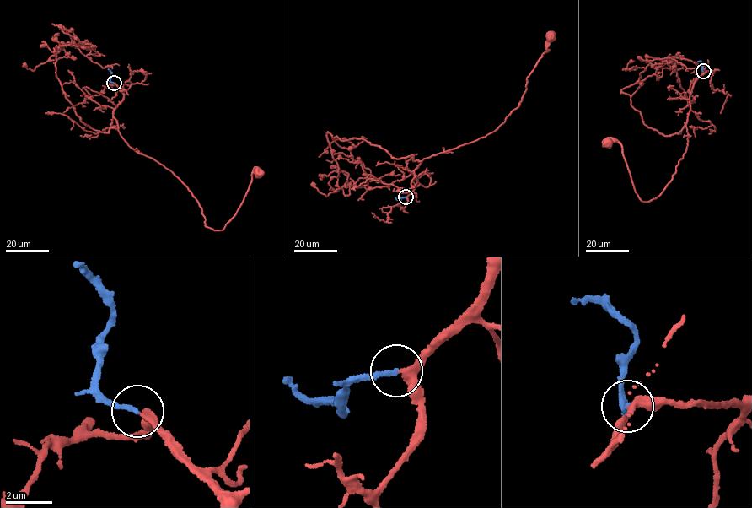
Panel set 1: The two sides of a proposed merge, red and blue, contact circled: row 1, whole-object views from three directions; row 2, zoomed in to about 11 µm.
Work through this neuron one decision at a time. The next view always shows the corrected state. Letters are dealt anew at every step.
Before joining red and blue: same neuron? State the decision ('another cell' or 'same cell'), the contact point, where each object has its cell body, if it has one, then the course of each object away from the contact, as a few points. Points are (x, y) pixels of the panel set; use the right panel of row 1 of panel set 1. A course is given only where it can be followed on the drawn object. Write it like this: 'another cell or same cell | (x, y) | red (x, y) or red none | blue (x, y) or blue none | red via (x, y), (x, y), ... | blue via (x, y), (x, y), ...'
same cell | (703, 71) | red (607, 143) | blue none | red via (702, 71), (690, 97), (686, 150), (672, 180), (657, 197), (641, 200), (621, 145), (615, 141), (607, 143) | blue via (702, 71), (703, 64), (697, 61)

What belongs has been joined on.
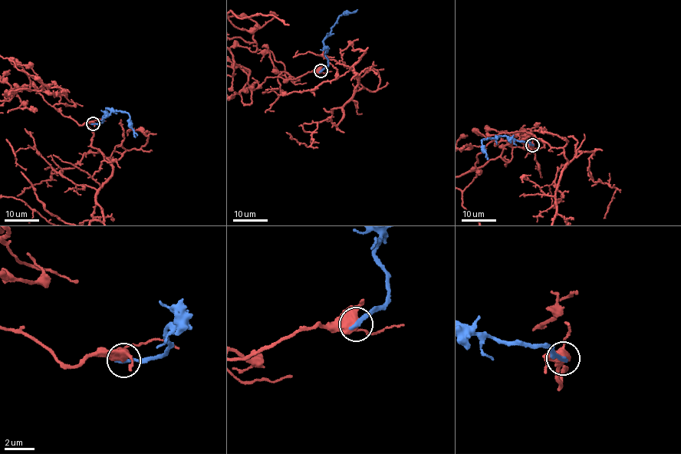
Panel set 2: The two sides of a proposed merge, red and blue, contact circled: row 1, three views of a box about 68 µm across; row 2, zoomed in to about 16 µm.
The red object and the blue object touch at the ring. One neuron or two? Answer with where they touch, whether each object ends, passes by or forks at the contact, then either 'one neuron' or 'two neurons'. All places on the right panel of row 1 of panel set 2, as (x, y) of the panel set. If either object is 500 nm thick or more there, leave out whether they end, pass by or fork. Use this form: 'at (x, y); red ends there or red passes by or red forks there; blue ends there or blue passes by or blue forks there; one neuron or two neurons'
at (532, 145); two neurons

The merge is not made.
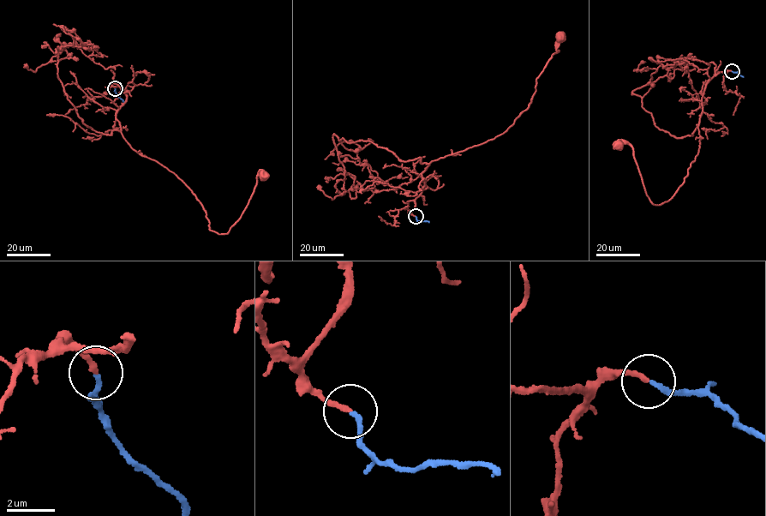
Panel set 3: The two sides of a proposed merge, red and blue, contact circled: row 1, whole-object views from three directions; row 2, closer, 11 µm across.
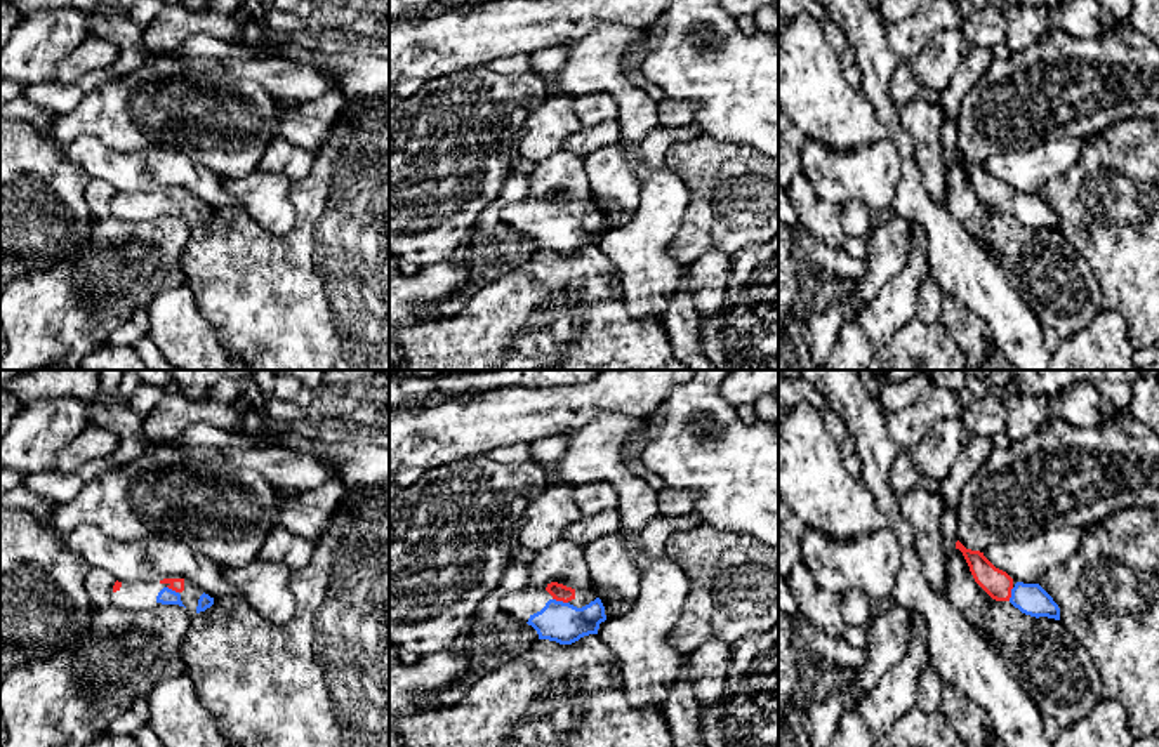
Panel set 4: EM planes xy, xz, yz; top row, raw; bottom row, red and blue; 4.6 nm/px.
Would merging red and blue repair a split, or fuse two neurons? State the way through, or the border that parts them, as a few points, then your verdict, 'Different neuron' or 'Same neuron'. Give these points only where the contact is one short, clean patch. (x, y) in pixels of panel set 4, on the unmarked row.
Path across: xz (558, 202), (560, 211), (562, 233). Same neuron

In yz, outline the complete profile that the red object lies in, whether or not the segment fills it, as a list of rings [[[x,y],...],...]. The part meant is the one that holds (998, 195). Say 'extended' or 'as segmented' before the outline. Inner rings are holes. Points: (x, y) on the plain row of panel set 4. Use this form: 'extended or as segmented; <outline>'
extended; [[[956,153],[970,177],[975,193],[996,212],[1010,212],[1022,224],[1030,228],[1048,228],[1060,231],[1060,219],[1039,195],[1013,193],[1013,189],[996,179],[980,162],[966,160]]]

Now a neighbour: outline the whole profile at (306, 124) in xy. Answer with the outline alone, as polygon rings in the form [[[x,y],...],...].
[[[328,90],[316,99],[301,101],[281,111],[280,136],[315,156],[348,102],[341,90]]]

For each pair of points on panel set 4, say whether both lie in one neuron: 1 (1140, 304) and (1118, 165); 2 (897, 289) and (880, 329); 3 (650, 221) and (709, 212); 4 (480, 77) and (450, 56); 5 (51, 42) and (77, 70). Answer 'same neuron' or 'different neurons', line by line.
1: same neuron
2: same neuron
3: different neurons
4: different neurons
5: different neurons

